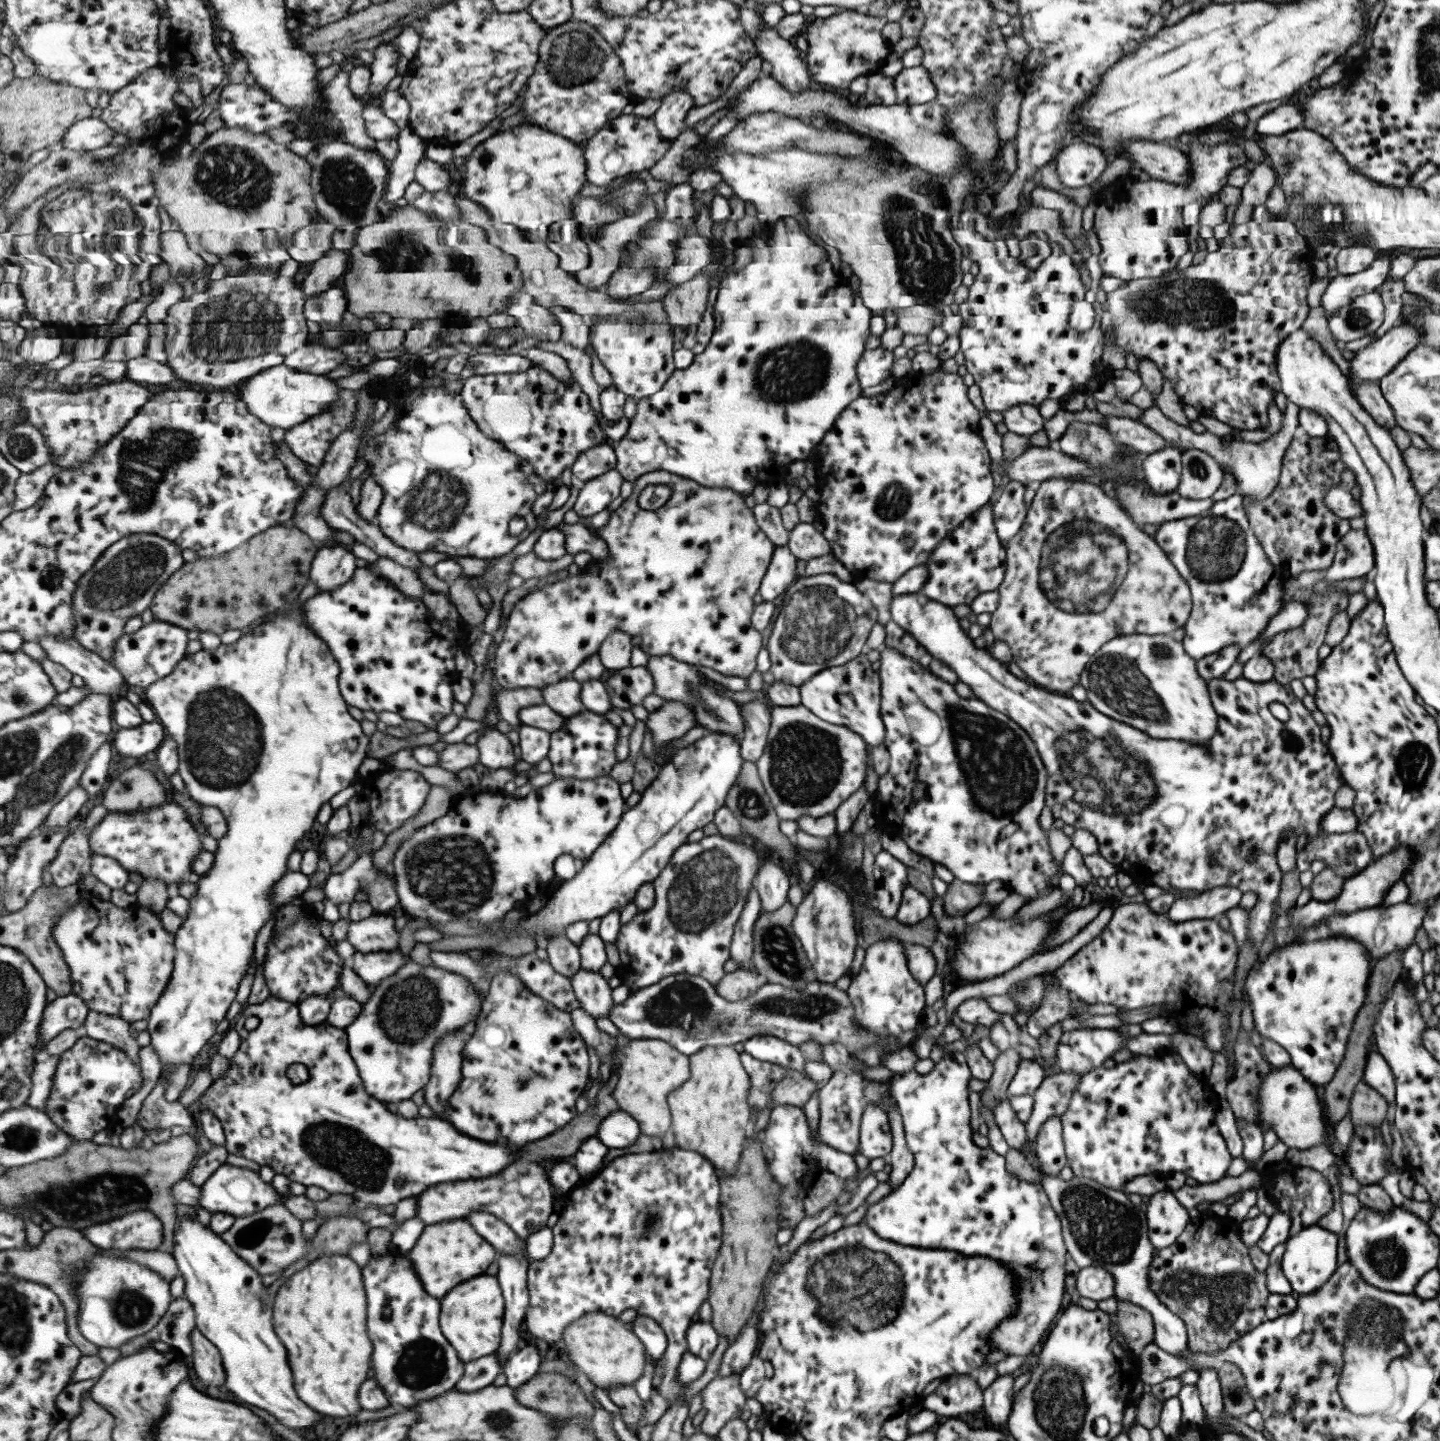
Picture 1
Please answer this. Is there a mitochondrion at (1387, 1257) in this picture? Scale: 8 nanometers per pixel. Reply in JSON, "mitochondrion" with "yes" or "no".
{"mitochondrion":"yes"}

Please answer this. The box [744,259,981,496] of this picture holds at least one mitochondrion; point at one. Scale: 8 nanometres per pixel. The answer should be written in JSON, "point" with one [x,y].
{"point":[786,374]}

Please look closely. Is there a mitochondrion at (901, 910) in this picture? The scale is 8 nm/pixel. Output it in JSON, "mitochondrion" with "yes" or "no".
{"mitochondrion":"no"}

